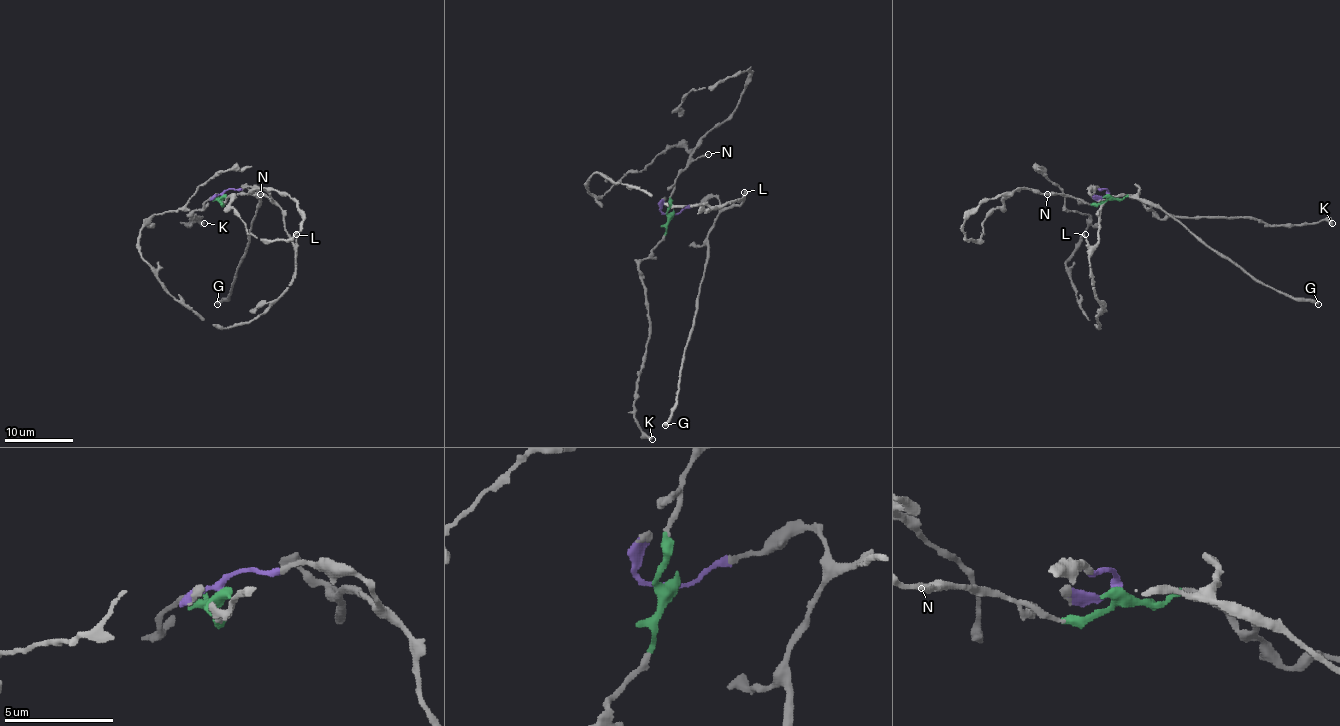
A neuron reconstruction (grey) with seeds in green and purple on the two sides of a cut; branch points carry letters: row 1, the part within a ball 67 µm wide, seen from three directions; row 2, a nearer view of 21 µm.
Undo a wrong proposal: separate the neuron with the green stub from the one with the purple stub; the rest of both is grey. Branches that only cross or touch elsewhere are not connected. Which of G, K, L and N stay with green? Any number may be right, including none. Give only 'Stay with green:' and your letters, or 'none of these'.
Stay with green: K, N

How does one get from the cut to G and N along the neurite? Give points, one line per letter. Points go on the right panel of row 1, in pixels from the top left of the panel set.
G: (1108, 194), (1106, 189), (1093, 188), (1089, 193), (1108, 200), (1127, 196), (1149, 200), (1265, 285), (1318, 304)
N: (1108, 194), (1098, 203), (1079, 201), (1065, 194), (1046, 194)

